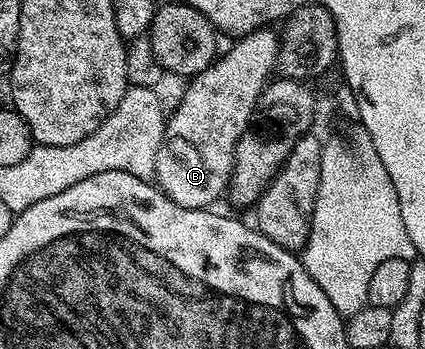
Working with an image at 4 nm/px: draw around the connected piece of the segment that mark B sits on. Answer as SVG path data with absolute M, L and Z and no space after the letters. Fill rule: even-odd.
M268 27L248 32L230 46L229 52L222 51L212 64L197 76L192 77L186 86L186 93L168 117L163 142L157 155L157 175L155 183L166 196L184 208L208 209L229 187L229 176L233 173L233 155L239 138L250 127L249 119L253 111L258 111L261 91L274 75L277 64L279 36Z

